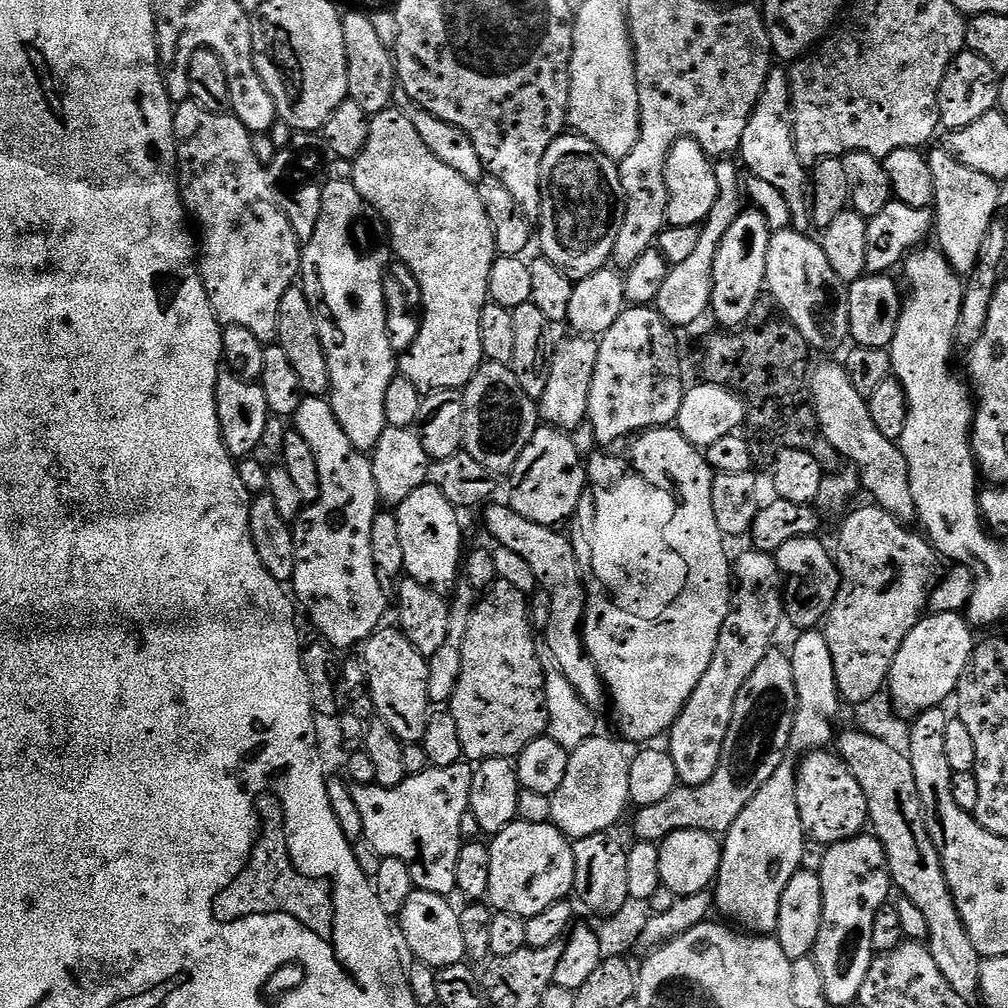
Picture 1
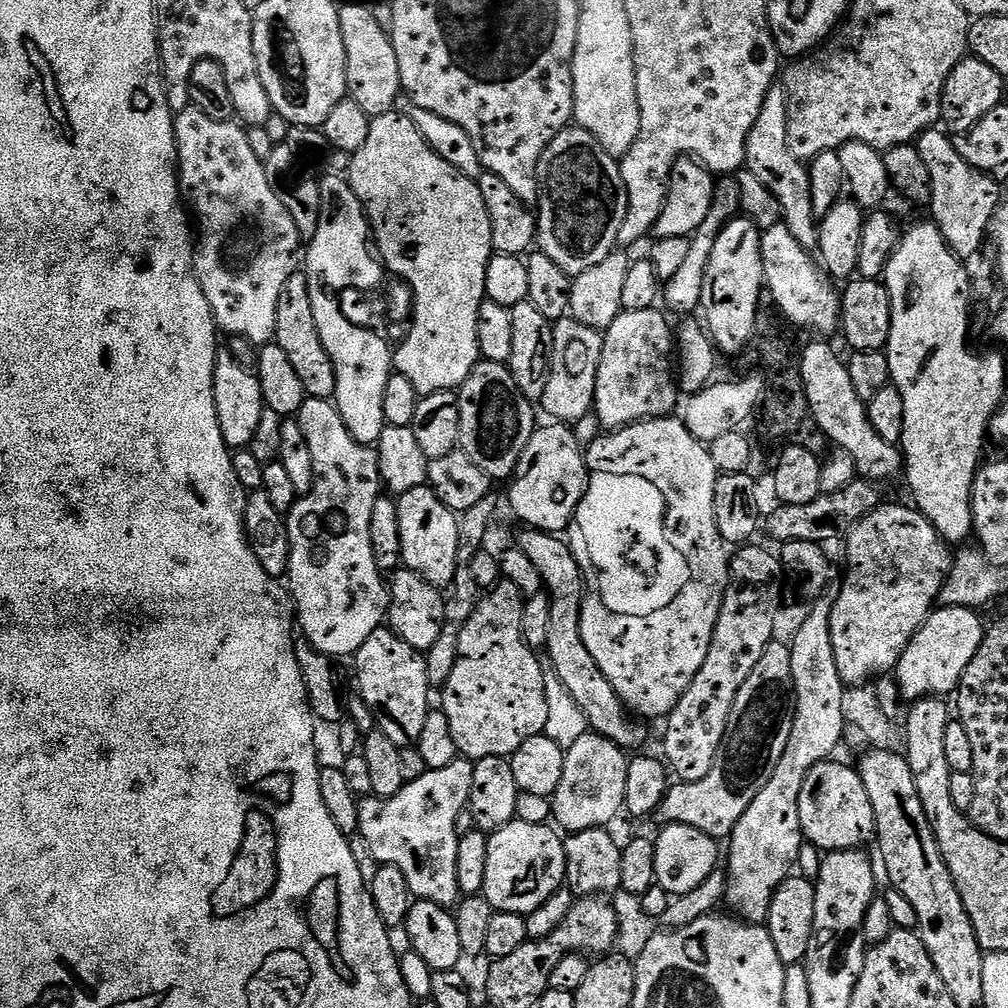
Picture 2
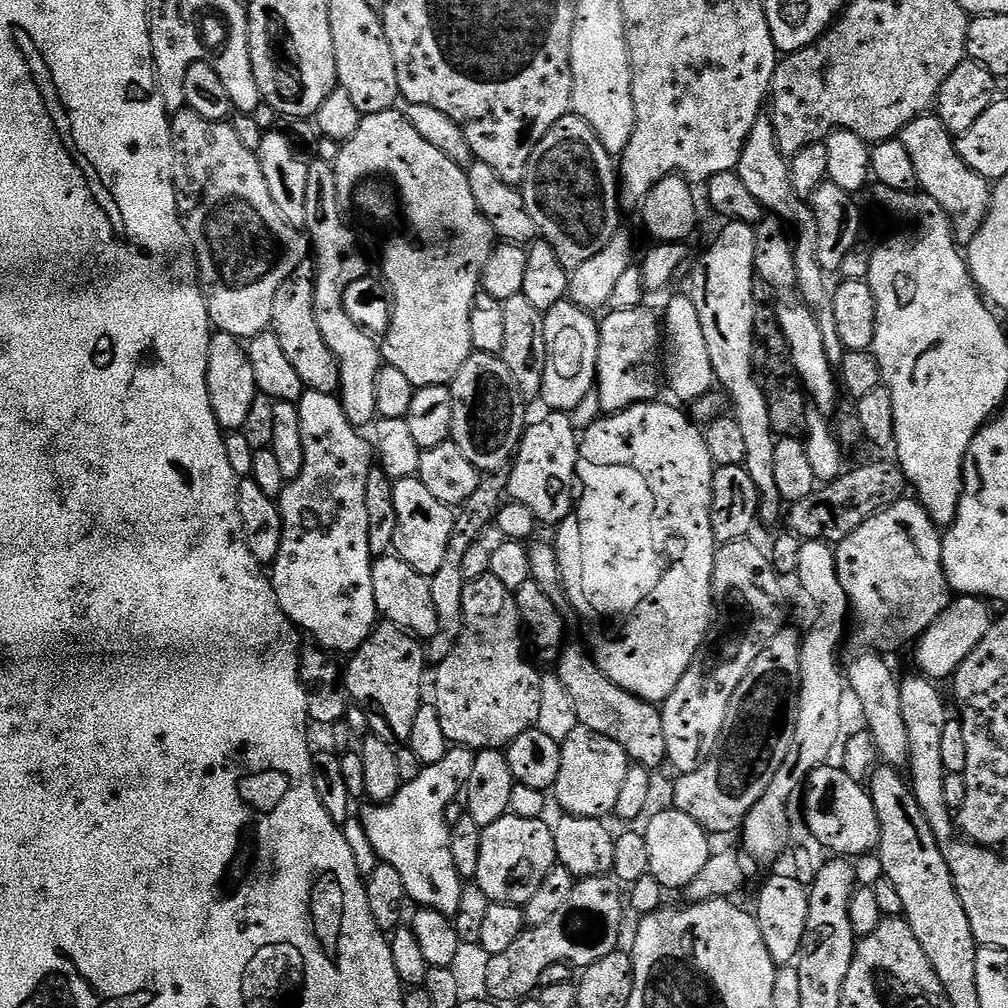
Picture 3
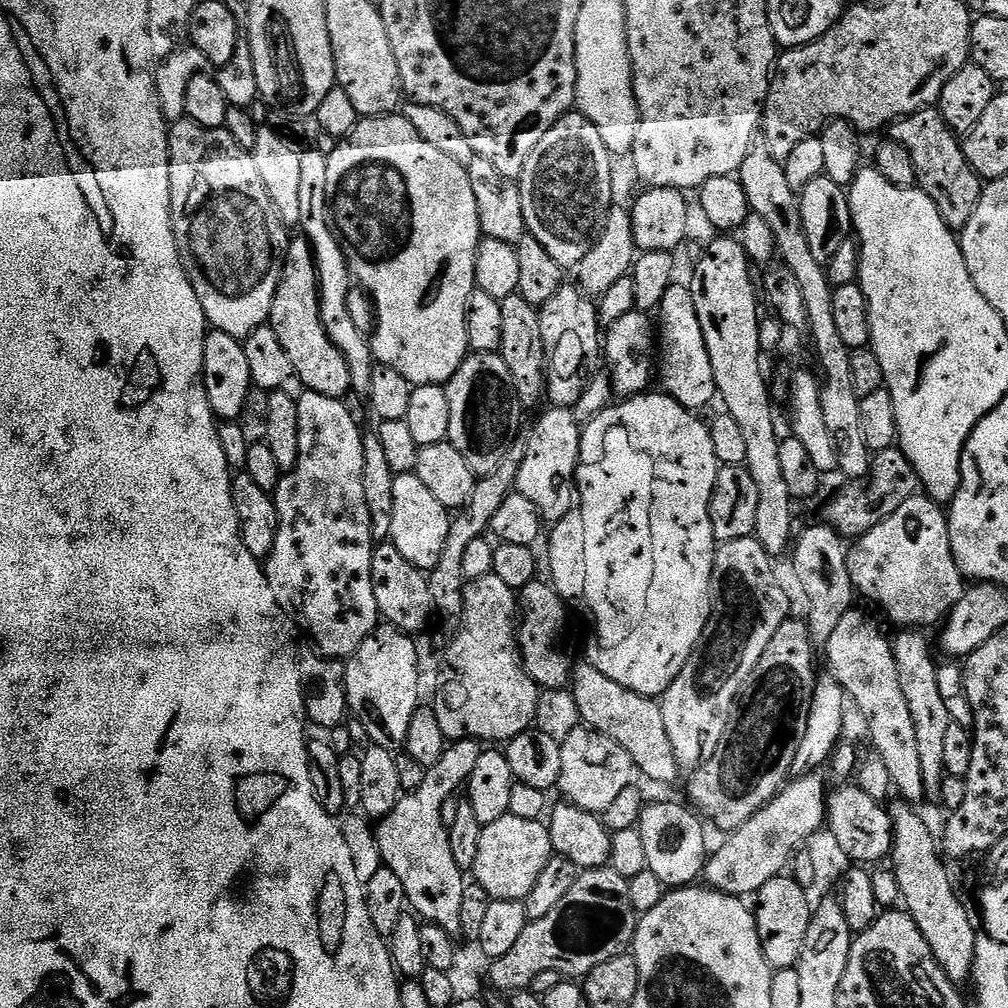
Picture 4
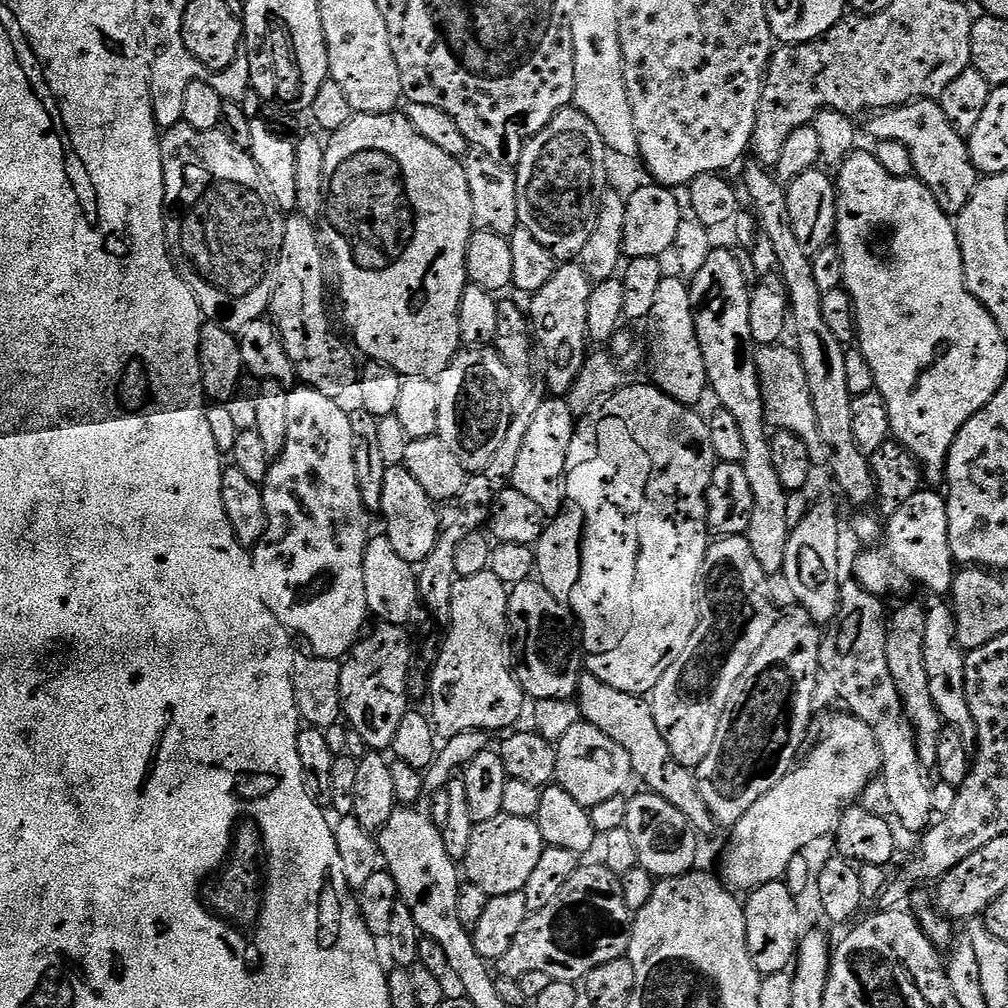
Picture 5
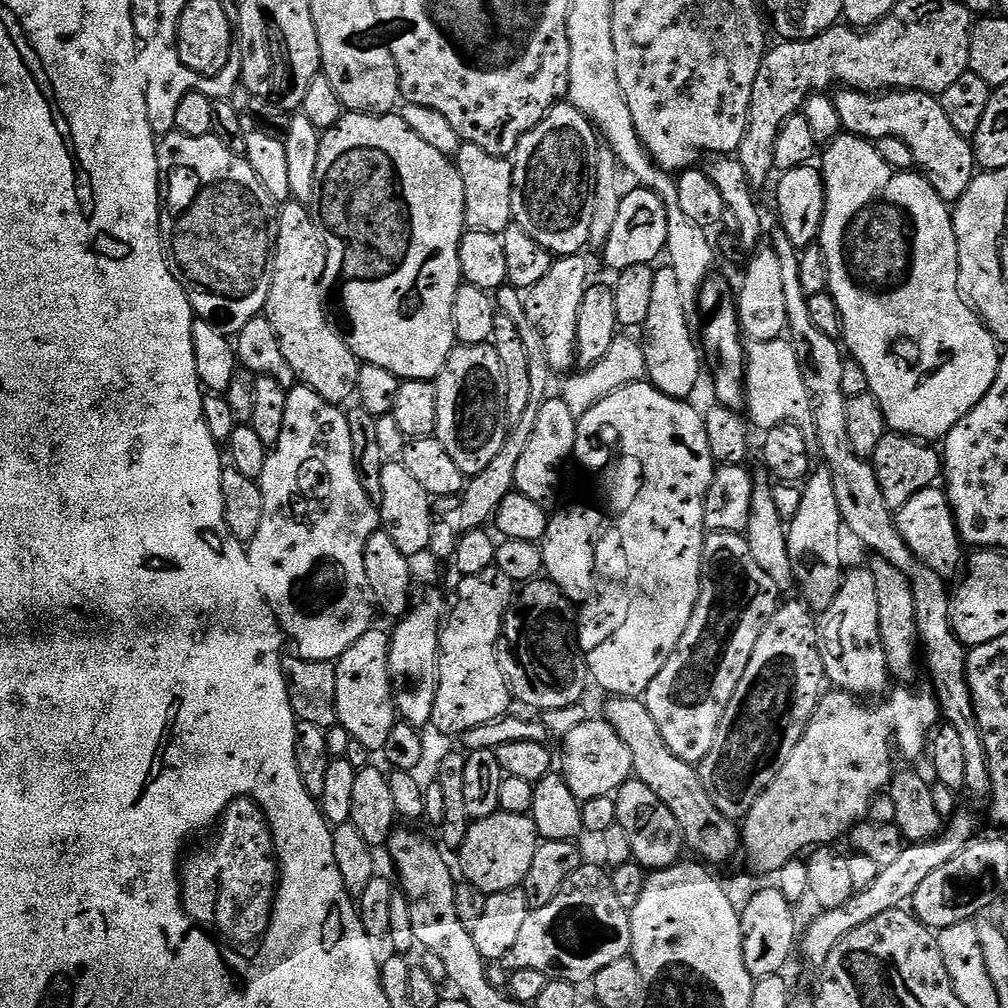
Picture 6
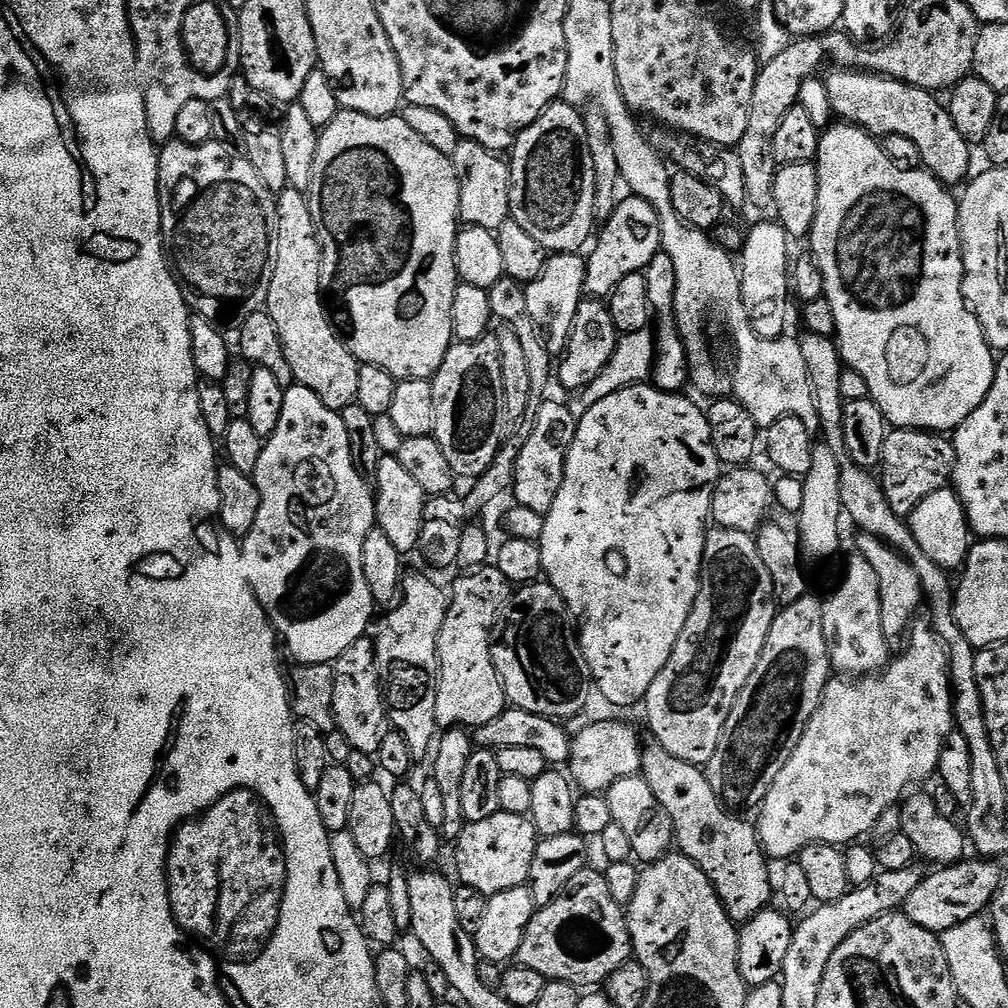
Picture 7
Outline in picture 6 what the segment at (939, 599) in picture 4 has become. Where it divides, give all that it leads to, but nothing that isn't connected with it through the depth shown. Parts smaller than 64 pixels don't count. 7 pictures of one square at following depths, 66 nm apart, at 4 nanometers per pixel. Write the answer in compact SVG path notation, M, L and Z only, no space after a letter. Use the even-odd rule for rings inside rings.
M933 486L914 494L914 498L910 498L910 502L906 502L906 506L899 508L898 523L906 546L910 546L910 550L914 550L918 559L925 560L930 566L930 570L934 570L939 576L945 578L952 578L955 572L957 575L961 571L962 541L960 532L956 528L956 516L952 513L952 506L948 502L943 487Z

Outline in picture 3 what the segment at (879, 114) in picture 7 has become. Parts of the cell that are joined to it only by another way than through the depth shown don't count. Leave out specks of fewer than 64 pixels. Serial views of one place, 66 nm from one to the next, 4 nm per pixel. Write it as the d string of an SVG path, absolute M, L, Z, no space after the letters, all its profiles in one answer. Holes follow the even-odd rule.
M935 114L914 118L914 122L910 122L900 131L898 138L902 146L906 146L914 162L919 191L934 198L934 202L942 206L942 210L948 215L948 221L952 223L952 235L961 245L967 246L978 234L984 219L988 217L993 185L974 170L970 170L966 162L962 162L952 133L946 130L944 123Z

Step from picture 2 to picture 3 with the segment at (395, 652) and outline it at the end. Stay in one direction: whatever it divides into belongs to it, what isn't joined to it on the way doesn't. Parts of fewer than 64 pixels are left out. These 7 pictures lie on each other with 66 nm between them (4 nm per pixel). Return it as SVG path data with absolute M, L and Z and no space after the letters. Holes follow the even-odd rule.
M381 623L365 644L351 653L343 673L344 686L355 707L366 710L373 736L393 746L407 745L424 696L425 645L398 626Z

